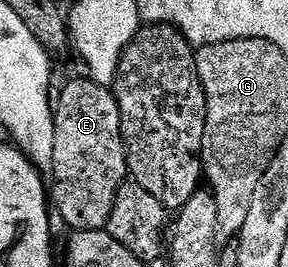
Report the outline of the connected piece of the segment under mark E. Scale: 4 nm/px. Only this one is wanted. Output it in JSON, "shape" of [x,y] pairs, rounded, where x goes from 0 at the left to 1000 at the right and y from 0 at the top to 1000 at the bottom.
{"shape":[[[302,285],[236,307],[208,337],[208,367],[191,371],[188,449],[188,614],[174,655],[174,757],[208,798],[229,843],[267,861],[354,861],[382,824],[382,794],[396,779],[396,749],[410,734],[410,704],[431,693],[448,663],[444,573],[431,551],[424,509],[424,449],[399,348],[378,326],[323,307]]]}

